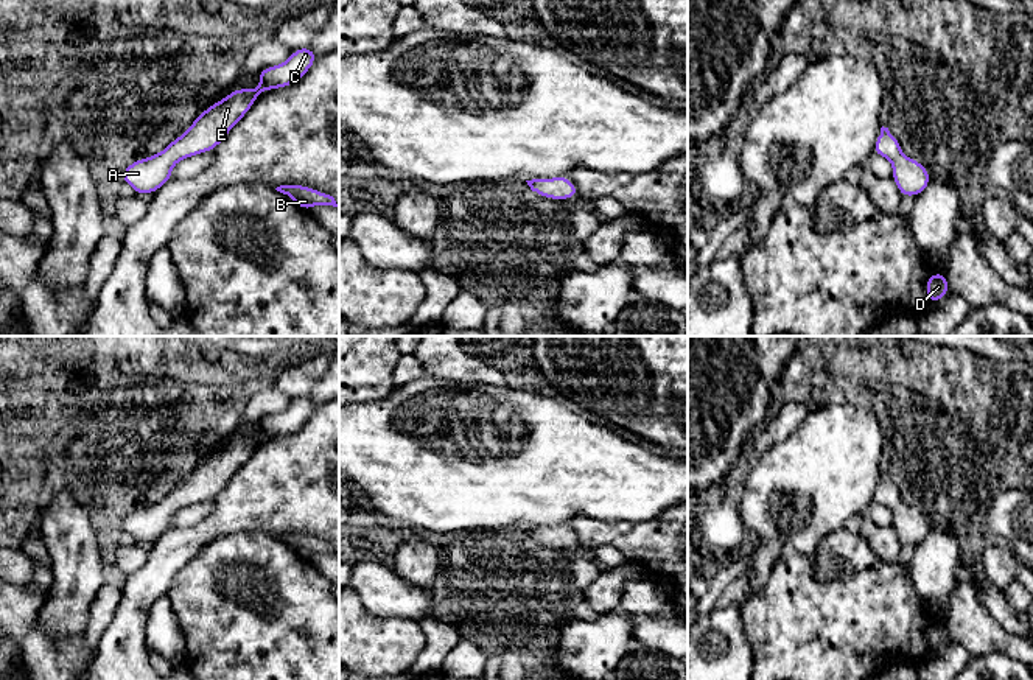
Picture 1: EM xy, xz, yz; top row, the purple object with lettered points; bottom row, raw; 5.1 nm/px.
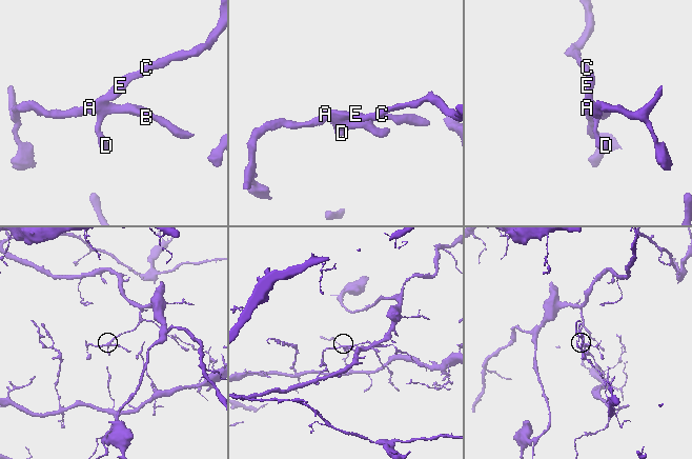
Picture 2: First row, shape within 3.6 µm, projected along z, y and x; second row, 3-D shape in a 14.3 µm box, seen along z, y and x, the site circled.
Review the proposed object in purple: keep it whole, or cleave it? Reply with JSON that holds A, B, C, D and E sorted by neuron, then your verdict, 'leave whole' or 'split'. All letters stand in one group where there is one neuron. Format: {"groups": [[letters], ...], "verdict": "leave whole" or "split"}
{"groups": [["A", "B", "C", "D", "E"]], "verdict": "leave whole"}

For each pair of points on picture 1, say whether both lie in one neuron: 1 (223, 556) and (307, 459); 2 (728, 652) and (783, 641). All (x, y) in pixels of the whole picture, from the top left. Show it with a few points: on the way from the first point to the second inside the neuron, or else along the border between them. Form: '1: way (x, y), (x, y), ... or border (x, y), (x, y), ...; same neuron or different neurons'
1: border (274, 536), (263, 532), (226, 532), (209, 543); different neurons
2: border (741, 612), (744, 635), (756, 663); different neurons

